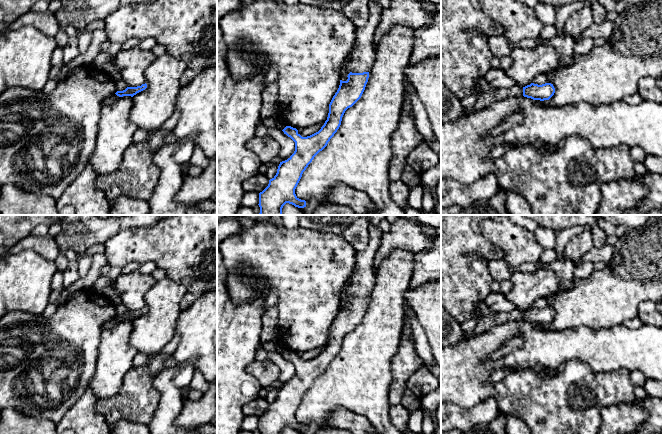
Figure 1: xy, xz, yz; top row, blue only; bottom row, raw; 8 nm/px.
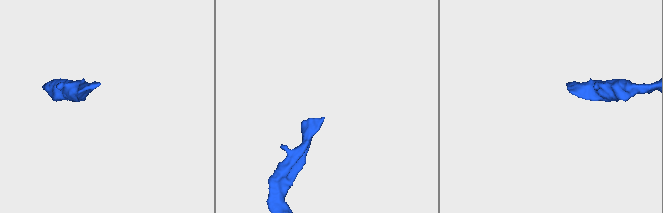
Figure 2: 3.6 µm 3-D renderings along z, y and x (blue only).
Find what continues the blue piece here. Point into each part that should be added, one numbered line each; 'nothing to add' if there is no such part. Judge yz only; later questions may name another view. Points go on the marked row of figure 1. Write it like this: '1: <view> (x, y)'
1: yz (484, 99)

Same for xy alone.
1: xy (113, 98)

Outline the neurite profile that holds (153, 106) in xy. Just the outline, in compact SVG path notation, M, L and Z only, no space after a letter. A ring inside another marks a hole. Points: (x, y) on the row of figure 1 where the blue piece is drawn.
M168 53L146 69L147 88L133 96L130 121L147 133L158 130L174 113L186 64Z

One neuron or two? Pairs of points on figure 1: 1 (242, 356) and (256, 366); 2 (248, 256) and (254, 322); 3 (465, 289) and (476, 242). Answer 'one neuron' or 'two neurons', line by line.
1: two neurons
2: two neurons
3: one neuron

